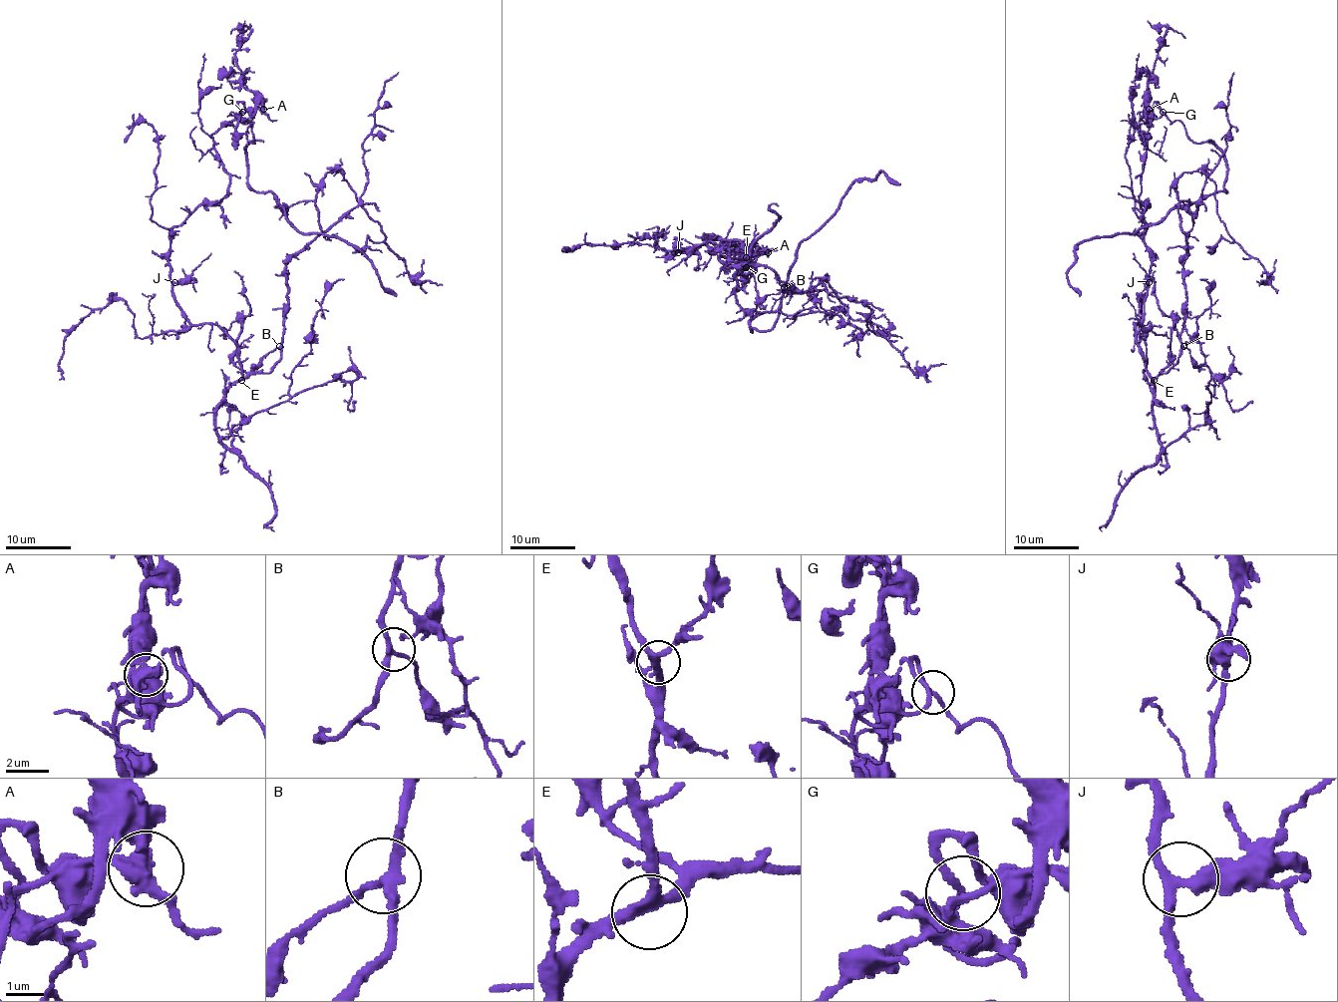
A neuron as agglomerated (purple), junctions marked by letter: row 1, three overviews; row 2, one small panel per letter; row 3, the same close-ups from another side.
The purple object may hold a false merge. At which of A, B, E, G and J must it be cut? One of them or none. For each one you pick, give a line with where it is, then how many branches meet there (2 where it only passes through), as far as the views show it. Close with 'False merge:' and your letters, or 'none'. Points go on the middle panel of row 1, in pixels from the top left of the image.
A: (768, 252) | 2
False merge: A

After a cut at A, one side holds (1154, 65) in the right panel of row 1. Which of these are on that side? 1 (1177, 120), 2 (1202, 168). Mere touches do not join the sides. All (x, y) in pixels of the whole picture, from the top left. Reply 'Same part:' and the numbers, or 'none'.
Same part: 1

